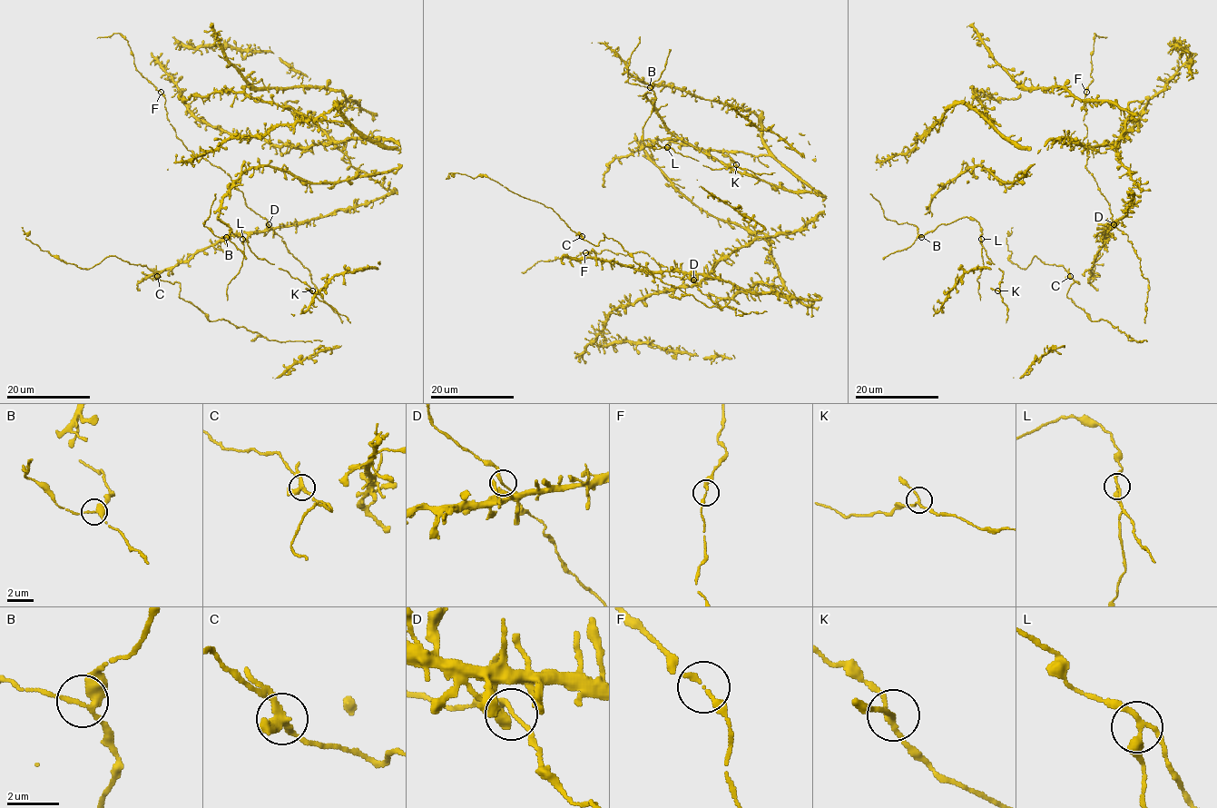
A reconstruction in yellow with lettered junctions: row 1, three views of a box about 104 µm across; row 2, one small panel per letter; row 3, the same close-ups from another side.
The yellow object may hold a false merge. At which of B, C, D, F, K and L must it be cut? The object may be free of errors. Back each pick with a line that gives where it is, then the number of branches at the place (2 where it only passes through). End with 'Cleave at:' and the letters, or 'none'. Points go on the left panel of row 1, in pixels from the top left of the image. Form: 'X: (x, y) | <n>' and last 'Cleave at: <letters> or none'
L: (242, 239) | 3
Cleave at: L

